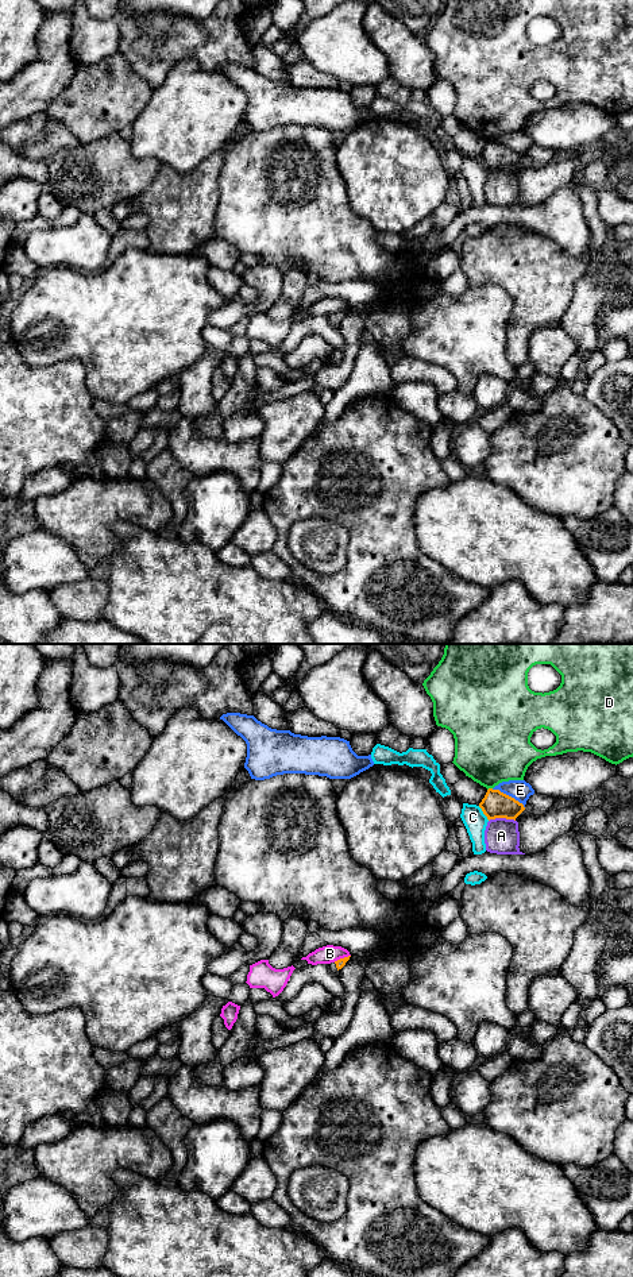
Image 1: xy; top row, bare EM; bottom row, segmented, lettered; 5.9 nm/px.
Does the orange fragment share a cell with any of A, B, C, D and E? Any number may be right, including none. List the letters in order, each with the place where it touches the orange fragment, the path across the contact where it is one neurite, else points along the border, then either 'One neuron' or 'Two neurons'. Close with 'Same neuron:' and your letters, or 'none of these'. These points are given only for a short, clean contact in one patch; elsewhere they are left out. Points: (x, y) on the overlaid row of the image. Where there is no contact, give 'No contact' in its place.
A: Touches orange at xy (501, 817). Boundary: xy (514, 820), (491, 818), (489, 821). Two neurons
B: Touches orange at xy (342, 959). Boundary: xy (350, 955), (334, 961). Two neurons
C: Touches orange at xy (483, 813). Two neurons
D: Touches orange at xy (489, 789). Two neurons
E: Touches orange at xy (508, 795). Two neurons
Same neuron: none of these

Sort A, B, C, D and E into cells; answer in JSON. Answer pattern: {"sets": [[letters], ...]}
{"sets": [["A", "D"], ["B"], ["C"], ["E"]]}

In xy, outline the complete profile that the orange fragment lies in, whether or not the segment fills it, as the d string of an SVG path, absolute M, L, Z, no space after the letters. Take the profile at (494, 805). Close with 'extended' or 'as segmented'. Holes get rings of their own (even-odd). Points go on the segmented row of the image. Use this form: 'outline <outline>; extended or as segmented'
outline M489 788L485 798L479 803L487 819L506 818L514 819L525 810L524 805L514 798L501 792L499 790Z; as segmented

